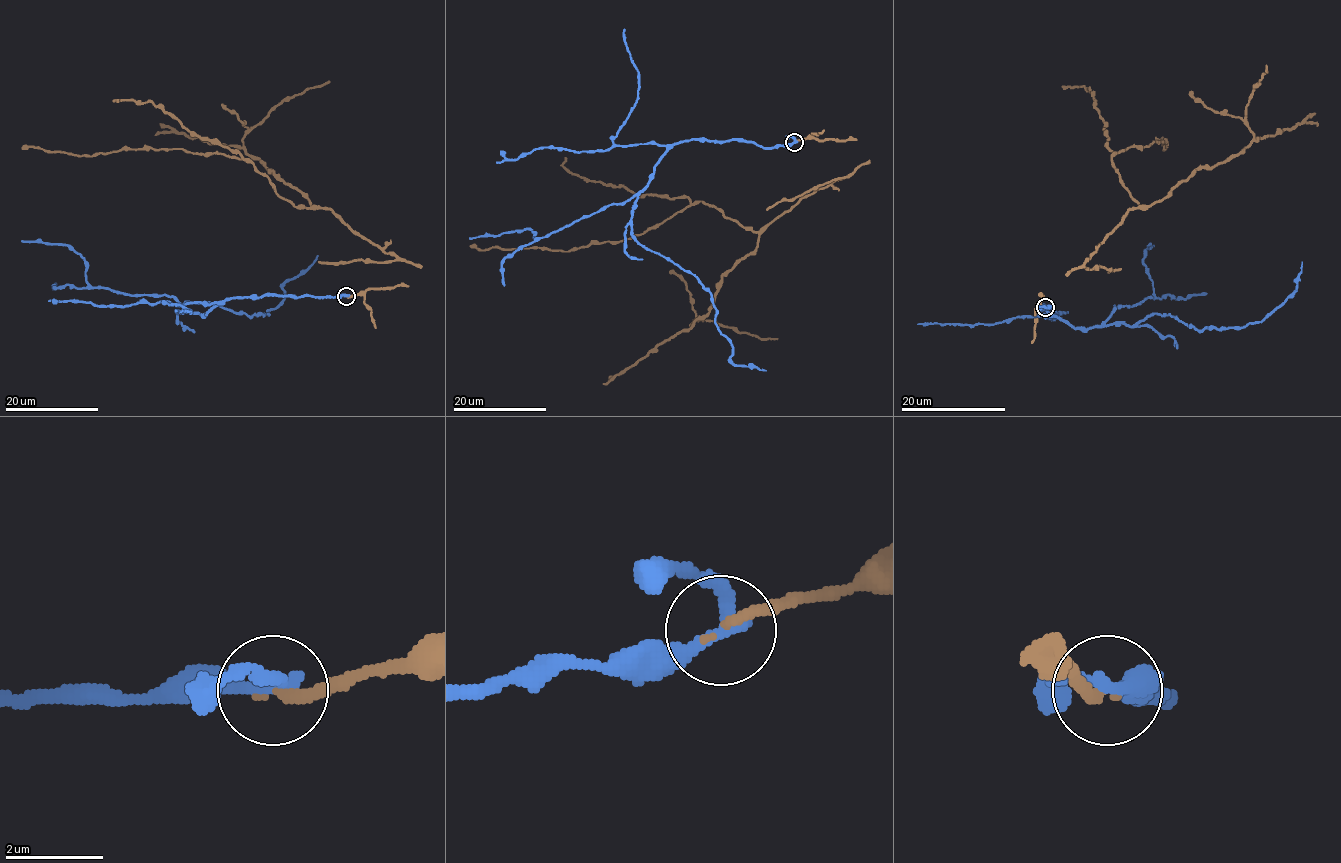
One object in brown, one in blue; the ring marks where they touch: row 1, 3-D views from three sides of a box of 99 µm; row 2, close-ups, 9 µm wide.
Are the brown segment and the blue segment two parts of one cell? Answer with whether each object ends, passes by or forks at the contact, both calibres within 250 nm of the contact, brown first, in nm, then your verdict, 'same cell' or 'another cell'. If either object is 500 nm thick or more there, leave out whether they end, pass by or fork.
brown ends; blue passes by; calibres 200 and 260 nm; same cell

